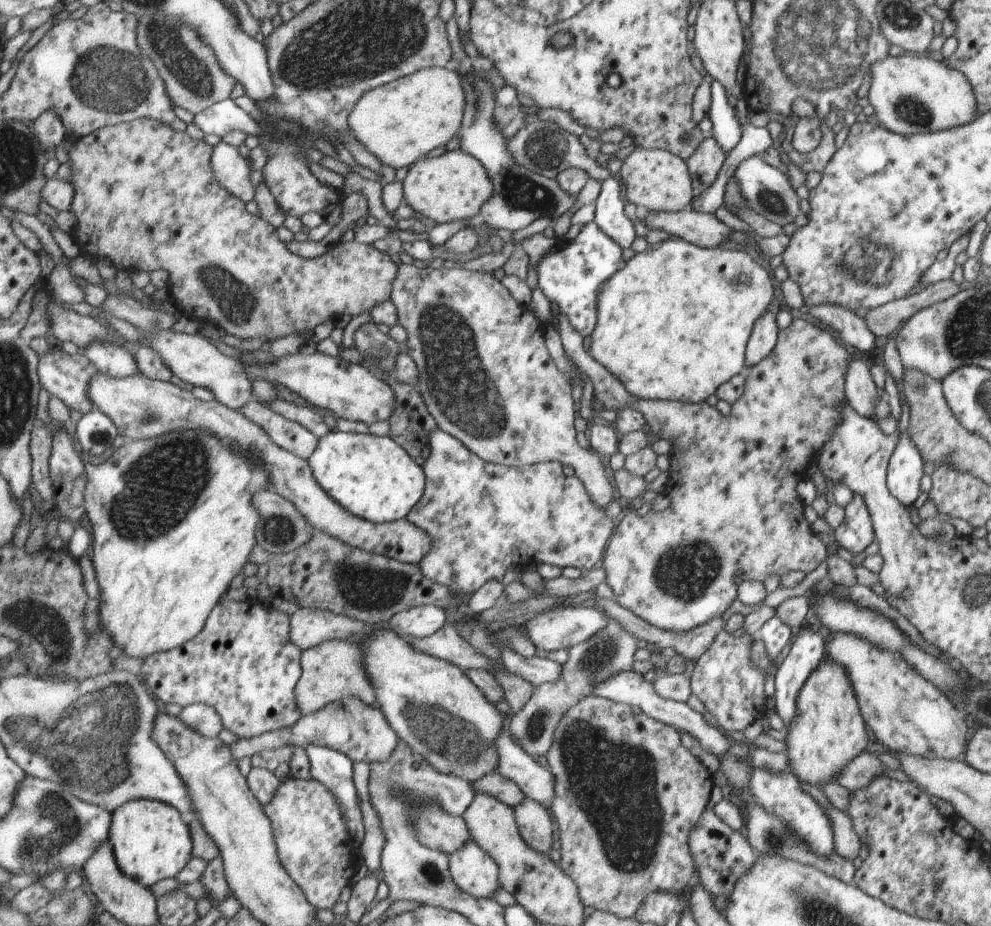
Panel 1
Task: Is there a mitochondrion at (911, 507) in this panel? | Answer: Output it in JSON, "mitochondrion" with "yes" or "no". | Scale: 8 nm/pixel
{"mitochondrion":"no"}

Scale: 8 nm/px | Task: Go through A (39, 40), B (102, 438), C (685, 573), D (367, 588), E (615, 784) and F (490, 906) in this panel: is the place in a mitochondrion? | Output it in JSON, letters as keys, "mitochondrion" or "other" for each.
{"A":"other","B":"mitochondrion","C":"mitochondrion","D":"mitochondrion","E":"mitochondrion","F":"other"}

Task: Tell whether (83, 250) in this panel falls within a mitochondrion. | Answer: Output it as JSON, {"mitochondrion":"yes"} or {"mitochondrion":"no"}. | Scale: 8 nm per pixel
{"mitochondrion":"no"}

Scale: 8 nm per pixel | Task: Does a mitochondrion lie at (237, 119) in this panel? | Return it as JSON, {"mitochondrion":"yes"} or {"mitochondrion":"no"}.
{"mitochondrion":"no"}

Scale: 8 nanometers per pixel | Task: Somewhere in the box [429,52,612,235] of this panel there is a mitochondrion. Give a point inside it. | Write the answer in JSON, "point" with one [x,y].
{"point":[522,192]}

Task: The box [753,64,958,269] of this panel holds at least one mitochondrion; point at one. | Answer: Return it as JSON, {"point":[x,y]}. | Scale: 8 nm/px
{"point":[909,109]}

